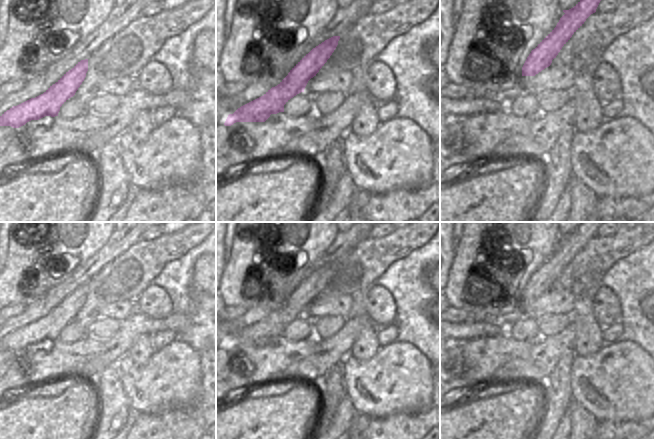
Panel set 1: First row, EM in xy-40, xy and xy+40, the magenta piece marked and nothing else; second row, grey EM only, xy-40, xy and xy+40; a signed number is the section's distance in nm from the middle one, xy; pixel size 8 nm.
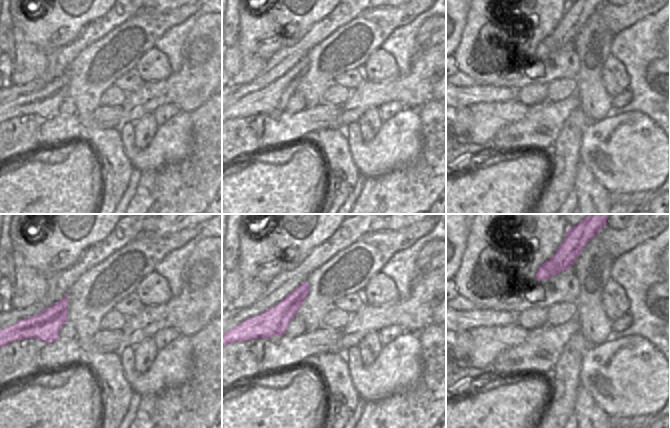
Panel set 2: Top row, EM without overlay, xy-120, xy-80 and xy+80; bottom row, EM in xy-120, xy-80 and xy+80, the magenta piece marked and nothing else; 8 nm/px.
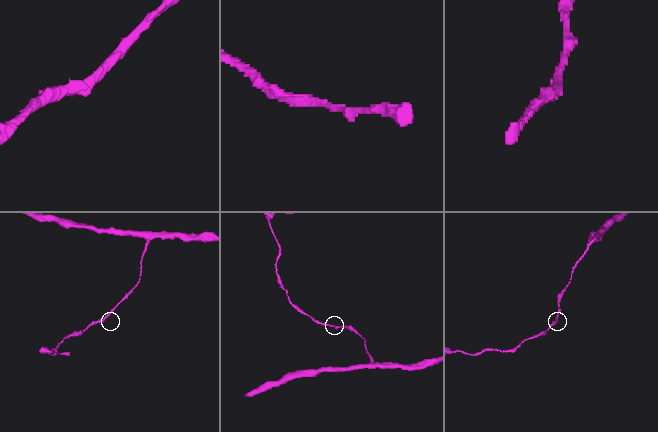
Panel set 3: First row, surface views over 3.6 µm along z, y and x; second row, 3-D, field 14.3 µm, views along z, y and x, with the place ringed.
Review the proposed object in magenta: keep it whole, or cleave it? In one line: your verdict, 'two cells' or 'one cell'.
one cell

